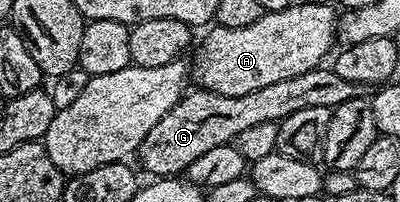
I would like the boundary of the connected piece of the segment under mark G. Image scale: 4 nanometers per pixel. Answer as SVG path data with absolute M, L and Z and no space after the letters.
M322 65L311 69L307 73L299 73L299 77L287 77L287 81L275 81L275 85L267 85L264 89L255 89L255 93L243 93L243 97L223 97L214 91L193 89L188 92L175 106L157 122L155 129L143 137L143 141L137 147L136 158L141 158L142 172L150 171L153 177L177 177L185 173L193 161L205 153L215 149L216 146L232 144L251 125L263 125L264 123L280 124L281 120L291 117L291 113L299 113L299 109L308 107L334 108L343 101L351 101L362 94L362 84L352 83L349 79L339 77L339 73L328 65Z

